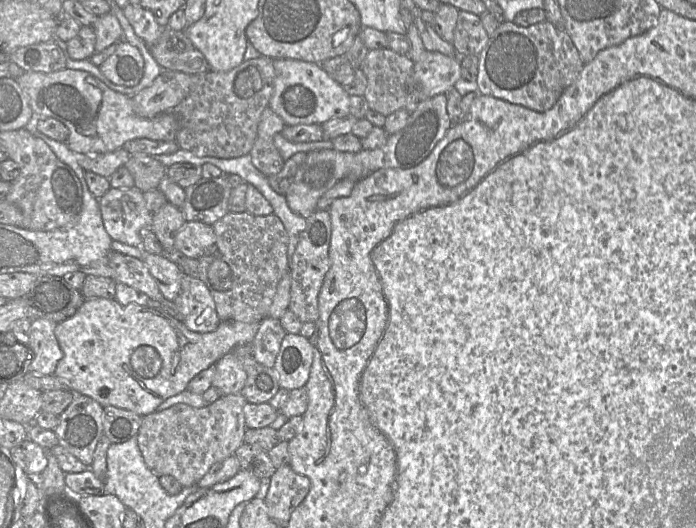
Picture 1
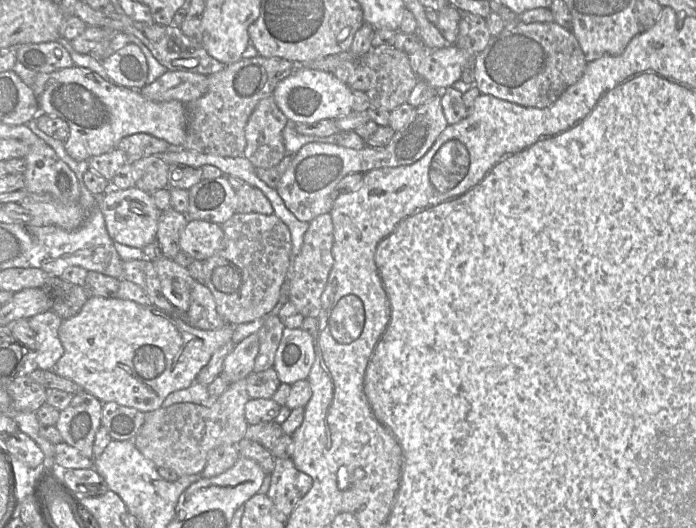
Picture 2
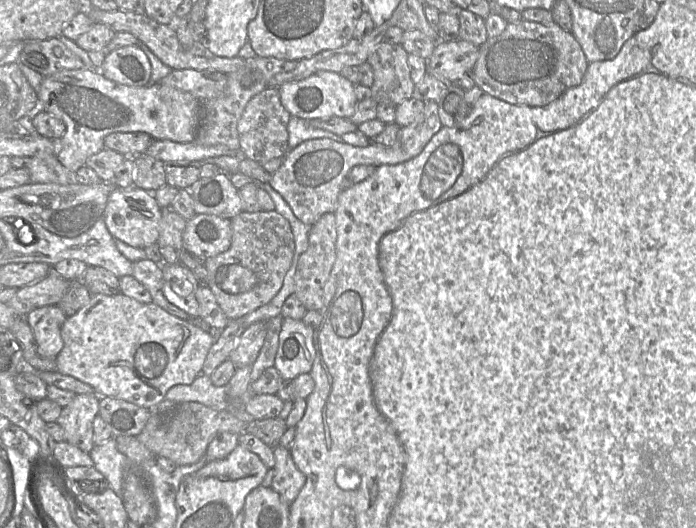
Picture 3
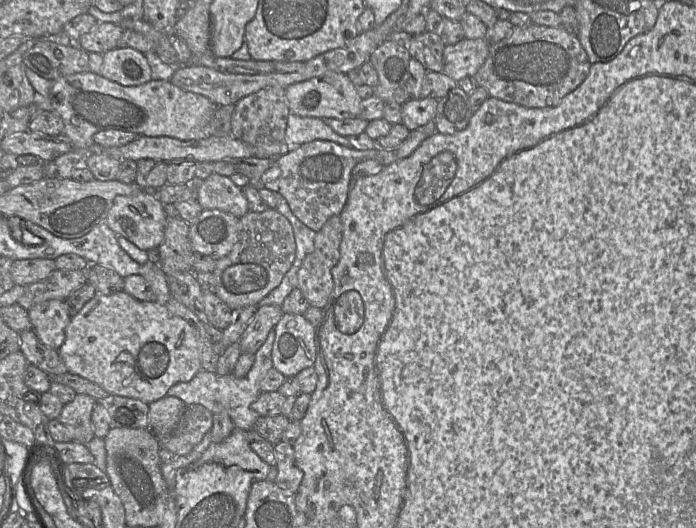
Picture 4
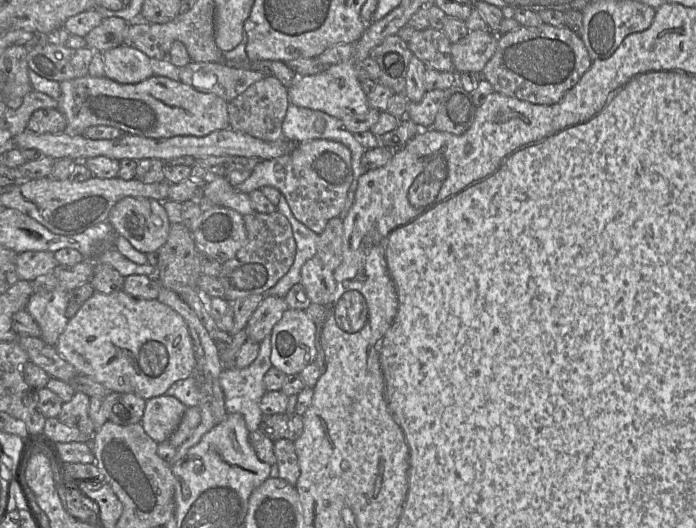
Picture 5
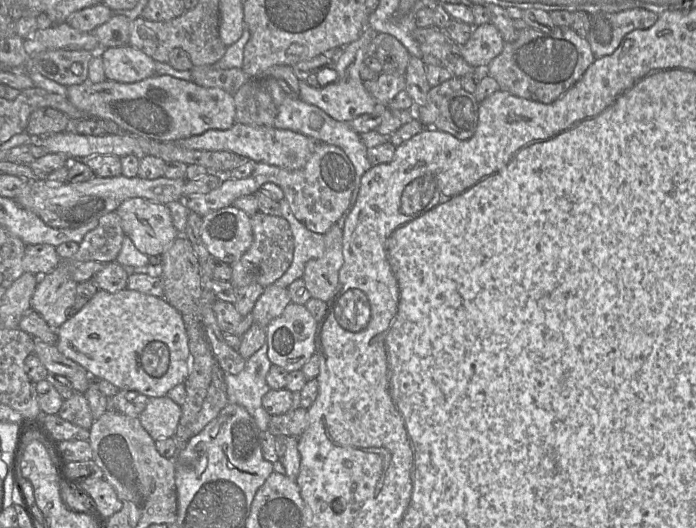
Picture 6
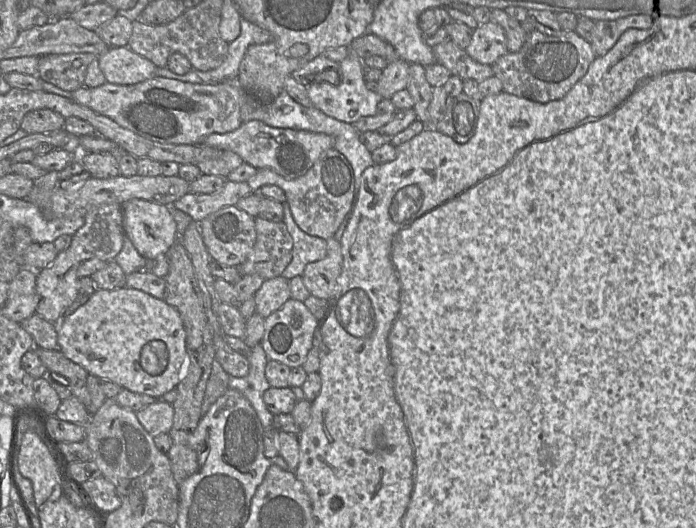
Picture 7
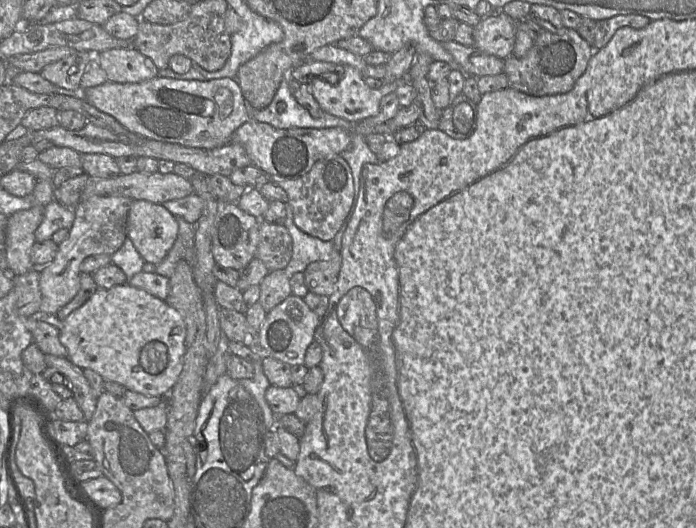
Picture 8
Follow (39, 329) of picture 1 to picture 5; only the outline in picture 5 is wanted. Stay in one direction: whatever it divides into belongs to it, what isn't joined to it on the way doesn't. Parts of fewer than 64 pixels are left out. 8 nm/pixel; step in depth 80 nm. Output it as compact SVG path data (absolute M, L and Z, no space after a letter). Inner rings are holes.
M67 291L33 292L26 310L35 319L41 330L40 338L55 346L69 321L66 317Z

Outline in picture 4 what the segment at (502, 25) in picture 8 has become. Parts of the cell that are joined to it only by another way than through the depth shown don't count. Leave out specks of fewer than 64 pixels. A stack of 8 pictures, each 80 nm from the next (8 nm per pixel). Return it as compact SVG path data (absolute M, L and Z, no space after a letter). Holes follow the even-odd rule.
M467 39L446 45L443 52L443 73L460 81L467 76L475 76L490 52L488 39Z

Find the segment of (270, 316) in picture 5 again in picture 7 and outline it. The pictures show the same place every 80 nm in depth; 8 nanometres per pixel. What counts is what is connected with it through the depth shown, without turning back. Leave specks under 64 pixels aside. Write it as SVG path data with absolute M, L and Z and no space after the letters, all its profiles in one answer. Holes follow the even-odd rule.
M281 275L265 280L254 298L256 312L263 318L268 317L291 298L289 280Z

